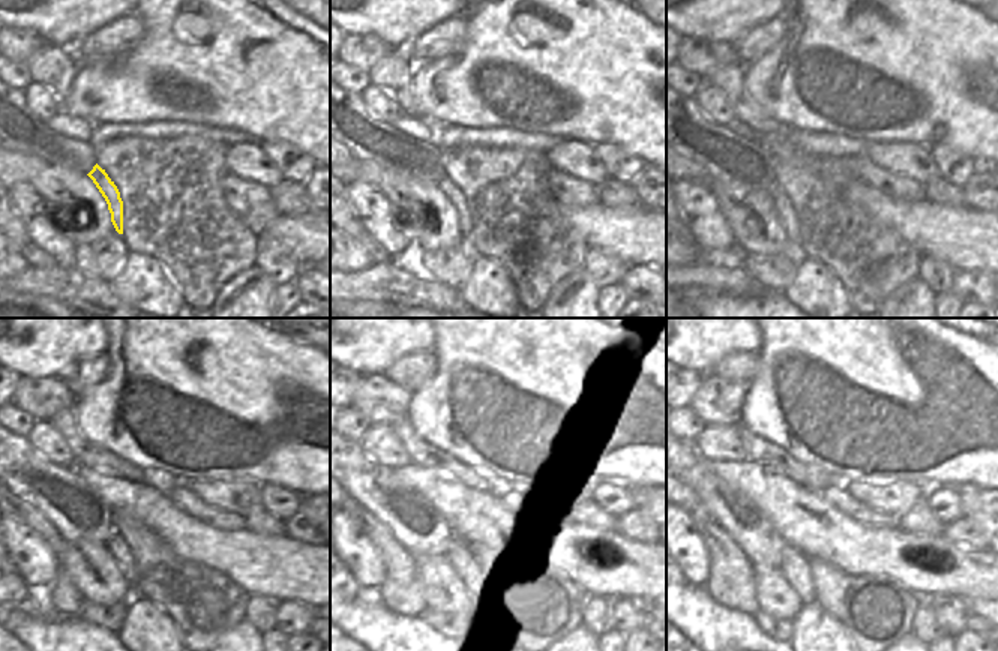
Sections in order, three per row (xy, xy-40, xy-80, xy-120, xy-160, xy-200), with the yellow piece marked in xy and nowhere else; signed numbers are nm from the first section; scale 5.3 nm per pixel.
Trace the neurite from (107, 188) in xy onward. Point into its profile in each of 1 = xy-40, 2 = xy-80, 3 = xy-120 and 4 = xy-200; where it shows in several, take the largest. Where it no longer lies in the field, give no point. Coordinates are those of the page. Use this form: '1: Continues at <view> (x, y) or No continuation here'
1: Continues at xy-40 (452, 194)
2: Continues at xy-80 (785, 209)
3: Continues at xy-120 (117, 548)
4: Continues at xy-200 (796, 567).

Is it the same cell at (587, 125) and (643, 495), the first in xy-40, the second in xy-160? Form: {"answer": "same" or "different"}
{"answer": "different"}

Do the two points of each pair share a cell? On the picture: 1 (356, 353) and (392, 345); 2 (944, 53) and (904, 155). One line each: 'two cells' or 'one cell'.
1: one cell
2: two cells

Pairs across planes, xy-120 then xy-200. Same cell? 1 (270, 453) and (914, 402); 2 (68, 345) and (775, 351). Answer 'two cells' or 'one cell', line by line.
1: one cell
2: two cells

